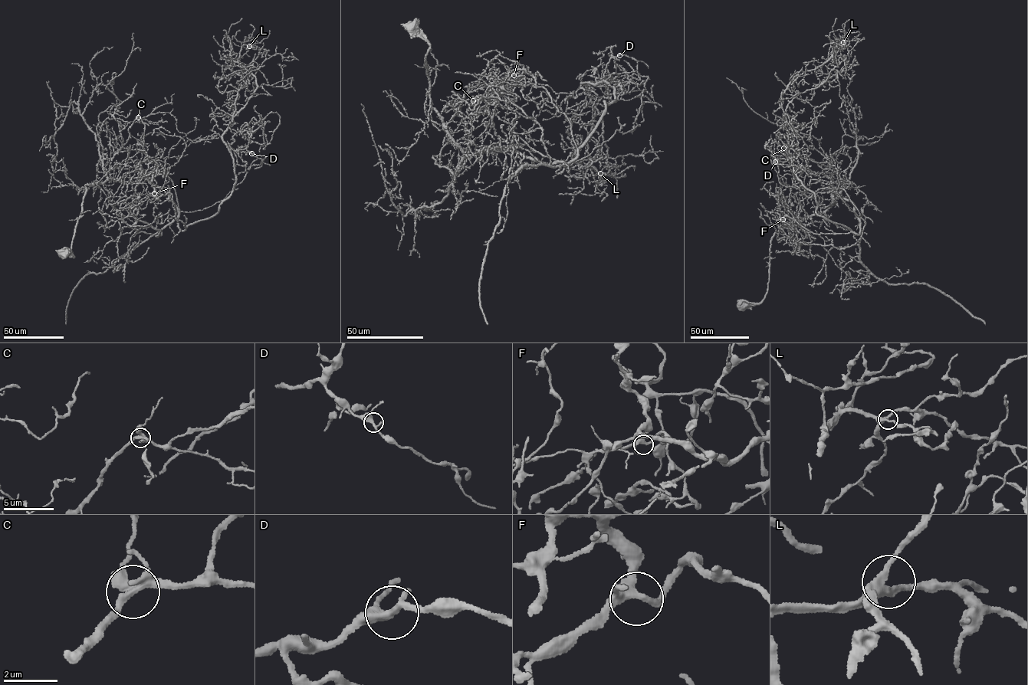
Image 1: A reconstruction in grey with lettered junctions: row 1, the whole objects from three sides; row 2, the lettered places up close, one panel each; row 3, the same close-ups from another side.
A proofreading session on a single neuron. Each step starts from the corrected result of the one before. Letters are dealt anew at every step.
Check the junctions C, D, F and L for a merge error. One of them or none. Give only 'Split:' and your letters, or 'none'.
Split: none

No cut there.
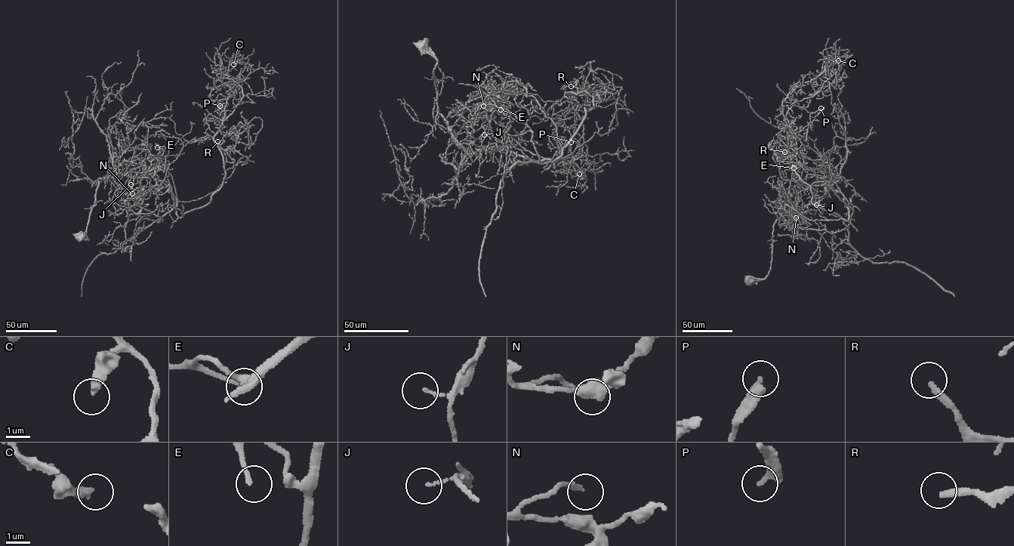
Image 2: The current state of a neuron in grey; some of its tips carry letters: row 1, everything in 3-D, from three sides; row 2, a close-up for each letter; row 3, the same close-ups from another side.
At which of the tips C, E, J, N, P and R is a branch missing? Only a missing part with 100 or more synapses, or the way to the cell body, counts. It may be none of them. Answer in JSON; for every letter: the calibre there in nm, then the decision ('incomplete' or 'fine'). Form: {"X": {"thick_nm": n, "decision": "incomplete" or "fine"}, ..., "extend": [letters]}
{"C": {"thick_nm": 320, "decision": "fine"}, "E": {"thick_nm": 160, "decision": "fine"}, "J": {"thick_nm": 110, "decision": "fine"}, "N": {"thick_nm": 190, "decision": "fine"}, "P": {"thick_nm": 320, "decision": "fine"}, "R": {"thick_nm": 240, "decision": "incomplete"}, "extend": ["R"]}

